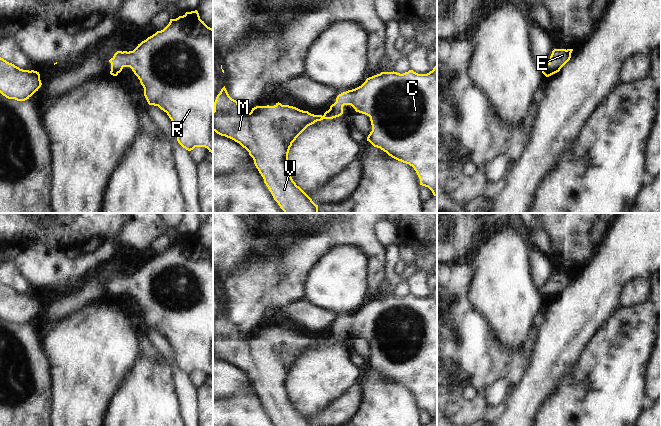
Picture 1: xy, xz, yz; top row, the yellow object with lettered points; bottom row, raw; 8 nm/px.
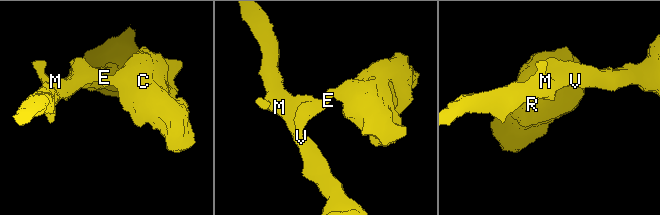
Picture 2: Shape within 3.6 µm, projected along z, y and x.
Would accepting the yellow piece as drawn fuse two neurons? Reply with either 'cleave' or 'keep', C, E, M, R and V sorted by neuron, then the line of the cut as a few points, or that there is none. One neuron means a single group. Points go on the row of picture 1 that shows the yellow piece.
keep; groups C E M R V; cut none

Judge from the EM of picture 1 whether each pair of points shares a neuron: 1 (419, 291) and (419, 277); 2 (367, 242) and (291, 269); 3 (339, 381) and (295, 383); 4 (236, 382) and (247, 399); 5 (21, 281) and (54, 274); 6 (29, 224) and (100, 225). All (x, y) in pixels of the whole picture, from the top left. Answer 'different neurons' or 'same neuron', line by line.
1: same neuron
2: same neuron
3: same neuron
4: different neurons
5: different neurons
6: same neuron

